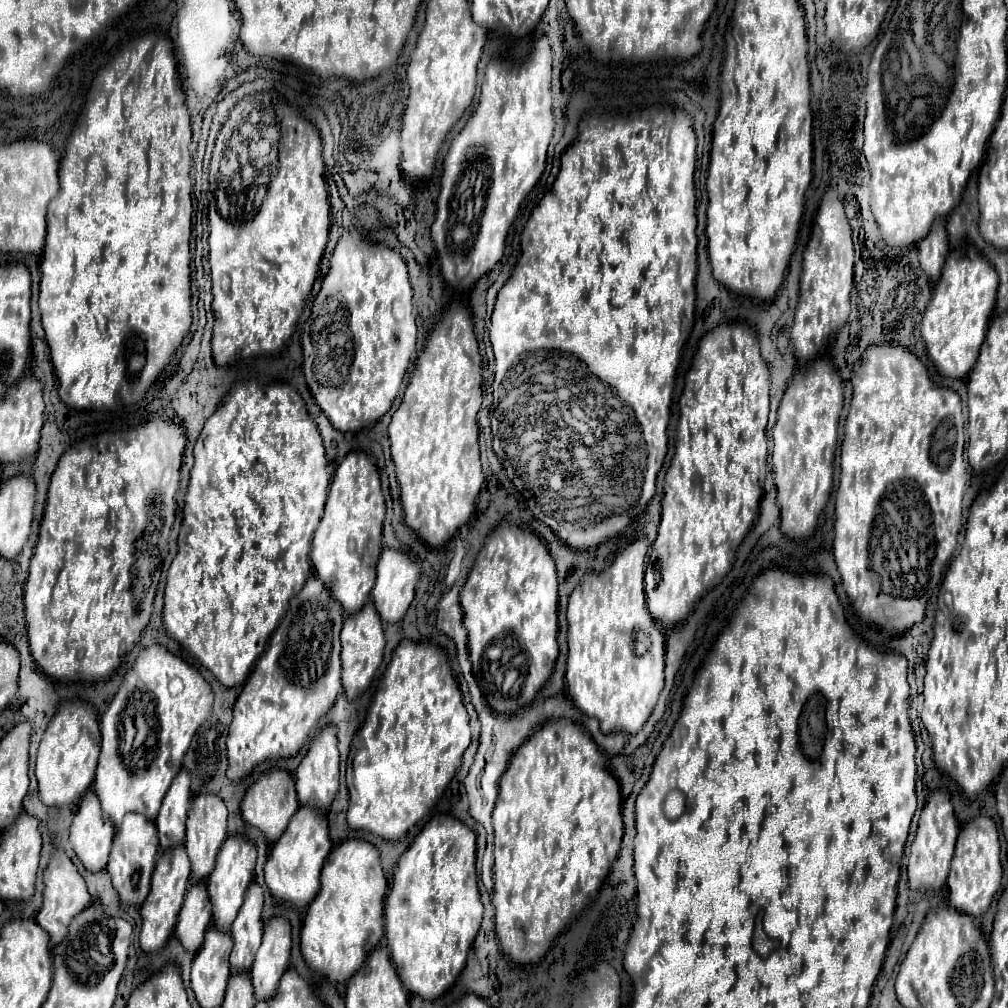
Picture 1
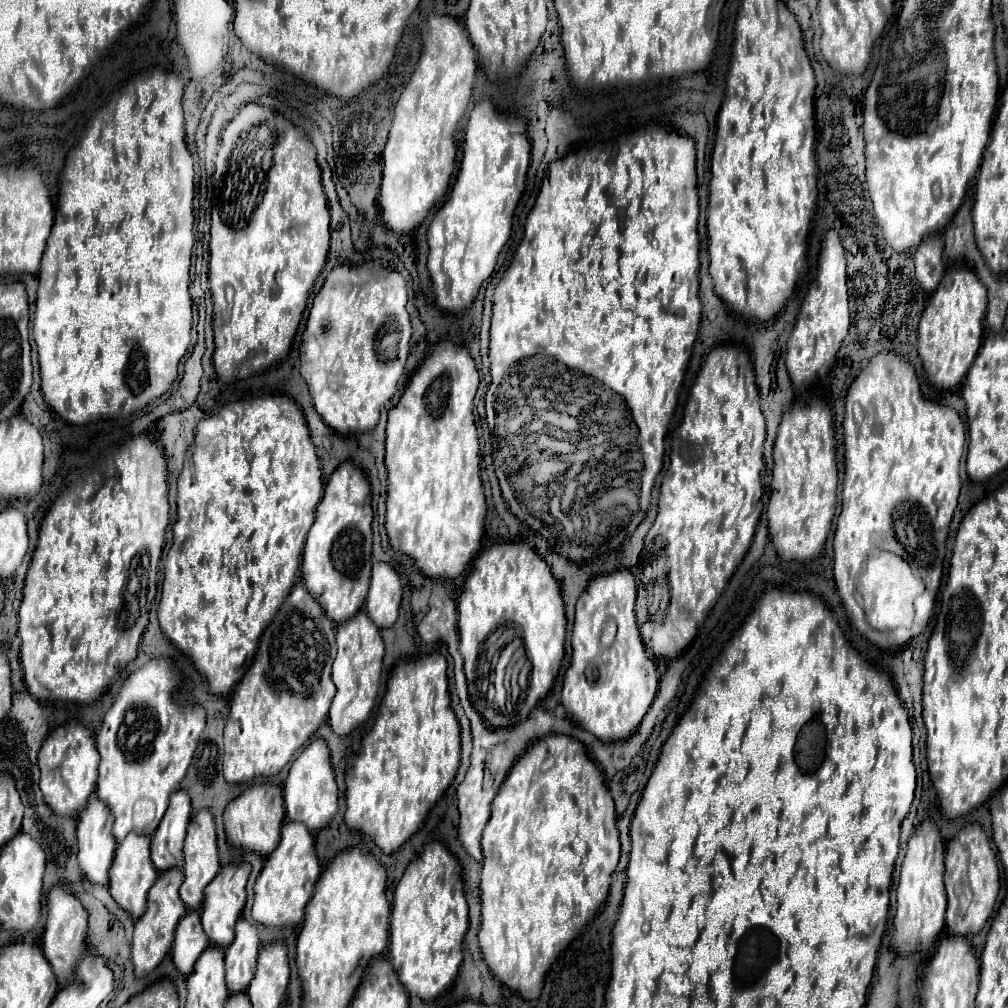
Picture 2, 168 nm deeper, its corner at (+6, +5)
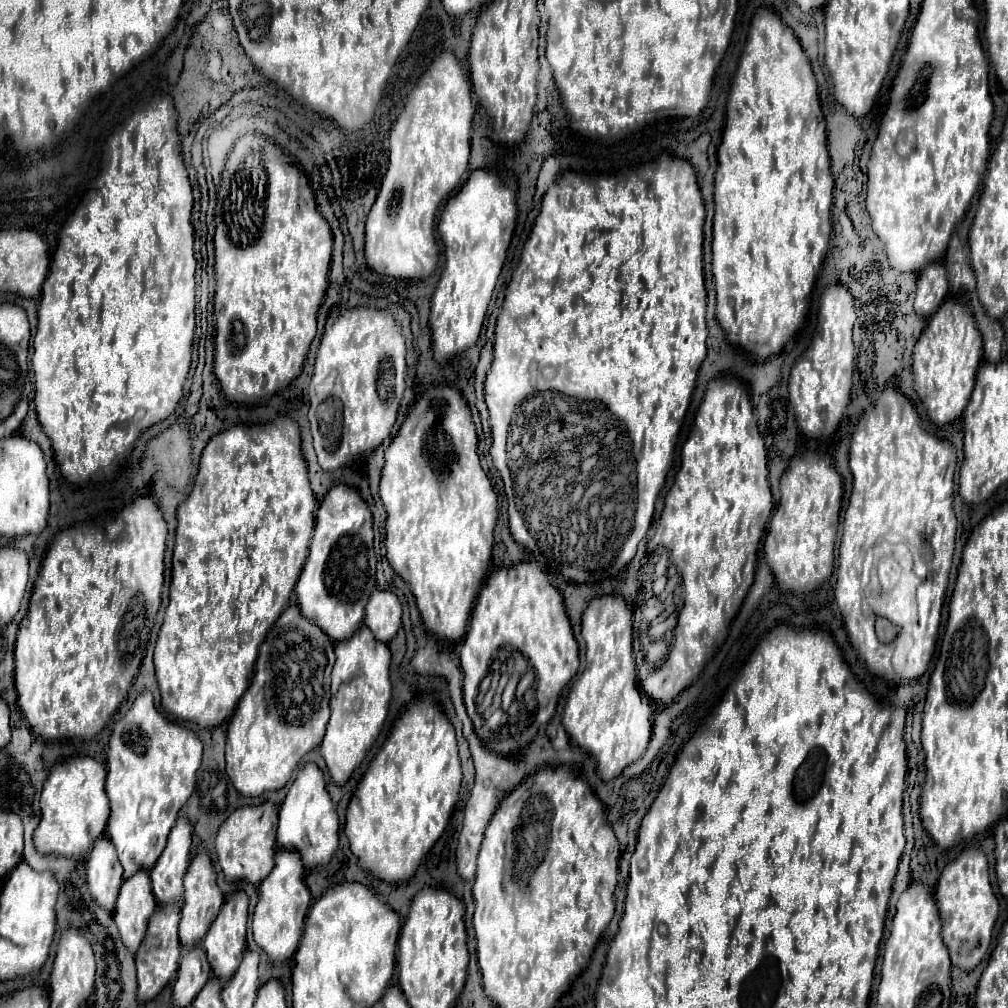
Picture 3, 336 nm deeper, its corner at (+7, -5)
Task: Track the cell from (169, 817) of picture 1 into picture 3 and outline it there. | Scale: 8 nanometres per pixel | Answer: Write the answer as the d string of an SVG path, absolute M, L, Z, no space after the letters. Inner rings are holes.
M177 818L169 832L167 846L157 858L155 866L149 870L151 888L159 904L181 902L183 896L183 874L189 866L191 850L191 822L187 818Z

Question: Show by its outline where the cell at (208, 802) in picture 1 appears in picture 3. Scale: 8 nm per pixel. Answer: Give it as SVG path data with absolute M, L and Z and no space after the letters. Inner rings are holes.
M197 852L191 858L191 864L189 864L189 868L185 872L185 878L183 878L183 886L185 886L185 892L183 892L179 938L181 938L181 944L193 946L193 944L203 940L205 932L209 930L211 922L215 920L215 916L219 914L219 908L223 904L223 892L217 886L217 872L213 868L209 852Z

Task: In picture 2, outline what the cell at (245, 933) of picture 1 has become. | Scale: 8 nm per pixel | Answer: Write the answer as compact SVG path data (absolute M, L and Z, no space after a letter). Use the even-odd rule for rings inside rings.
M244 918L236 924L236 938L232 946L224 952L226 958L226 984L230 994L246 992L252 974L256 972L256 960L260 952L260 940L256 928Z

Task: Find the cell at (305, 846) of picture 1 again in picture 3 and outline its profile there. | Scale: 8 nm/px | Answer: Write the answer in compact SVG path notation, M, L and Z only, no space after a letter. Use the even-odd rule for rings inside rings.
M279 850L275 854L275 866L267 878L259 884L259 902L253 912L253 938L271 962L283 962L293 956L303 934L303 922L311 906L311 894L305 884L307 870L295 850Z

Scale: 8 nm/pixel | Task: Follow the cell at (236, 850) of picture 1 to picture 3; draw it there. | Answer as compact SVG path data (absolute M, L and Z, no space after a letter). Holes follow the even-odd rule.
M233 892L225 894L225 904L221 906L215 922L207 930L203 938L203 948L207 952L207 960L211 962L213 974L227 982L231 974L235 972L235 966L239 966L239 958L245 950L245 924L247 924L247 908L249 908L249 898L243 892Z

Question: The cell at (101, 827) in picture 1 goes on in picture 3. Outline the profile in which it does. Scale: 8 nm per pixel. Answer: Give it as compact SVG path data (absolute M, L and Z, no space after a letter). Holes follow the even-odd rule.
M99 838L85 860L87 868L87 888L93 900L107 908L115 908L119 886L123 882L123 866L117 858L115 846L109 838Z

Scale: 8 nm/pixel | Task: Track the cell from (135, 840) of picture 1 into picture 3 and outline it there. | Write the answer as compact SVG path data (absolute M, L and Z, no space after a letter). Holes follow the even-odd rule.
M137 870L133 876L125 878L117 896L115 924L119 928L123 944L135 954L141 940L145 938L147 922L157 910L157 900L151 892L151 880L147 870Z

